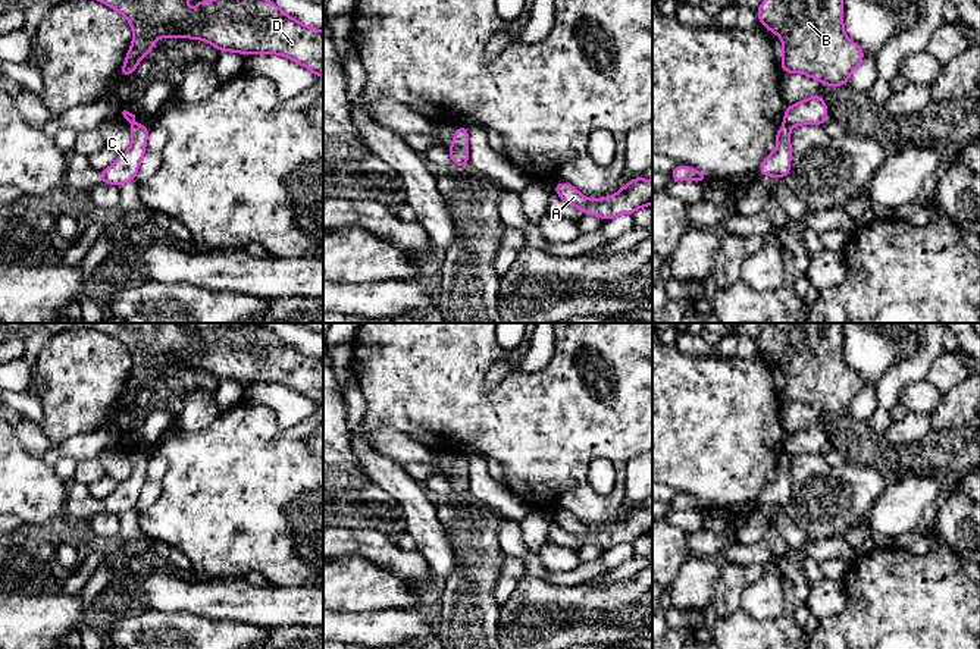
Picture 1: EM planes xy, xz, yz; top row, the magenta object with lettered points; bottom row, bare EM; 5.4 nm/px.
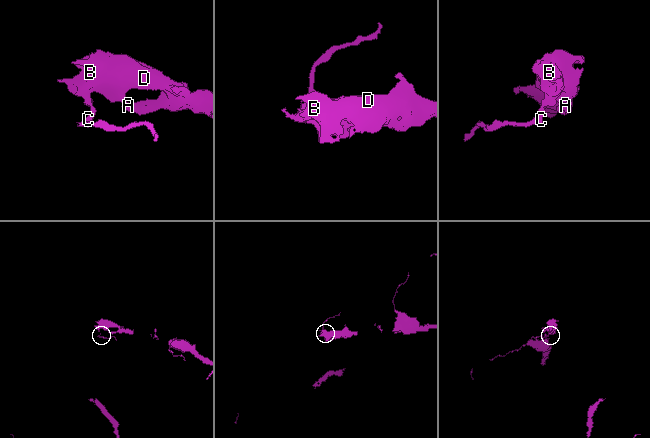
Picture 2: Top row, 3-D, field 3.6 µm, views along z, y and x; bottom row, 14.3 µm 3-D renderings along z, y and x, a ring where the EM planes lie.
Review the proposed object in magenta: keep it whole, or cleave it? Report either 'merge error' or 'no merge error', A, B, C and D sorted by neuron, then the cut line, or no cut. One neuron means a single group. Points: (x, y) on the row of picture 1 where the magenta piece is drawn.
merge error; A B D / C; cut in yz along (785, 122), (789, 127)

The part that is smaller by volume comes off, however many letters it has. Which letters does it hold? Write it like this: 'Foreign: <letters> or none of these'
Foreign: A, B, D

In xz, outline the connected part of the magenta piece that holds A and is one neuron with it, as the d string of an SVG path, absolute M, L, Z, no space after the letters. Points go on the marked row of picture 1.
M644 176L633 178L614 195L589 200L567 182L554 184L555 194L566 203L577 207L583 214L611 220L619 214L633 214L638 209L652 204L652 181Z

